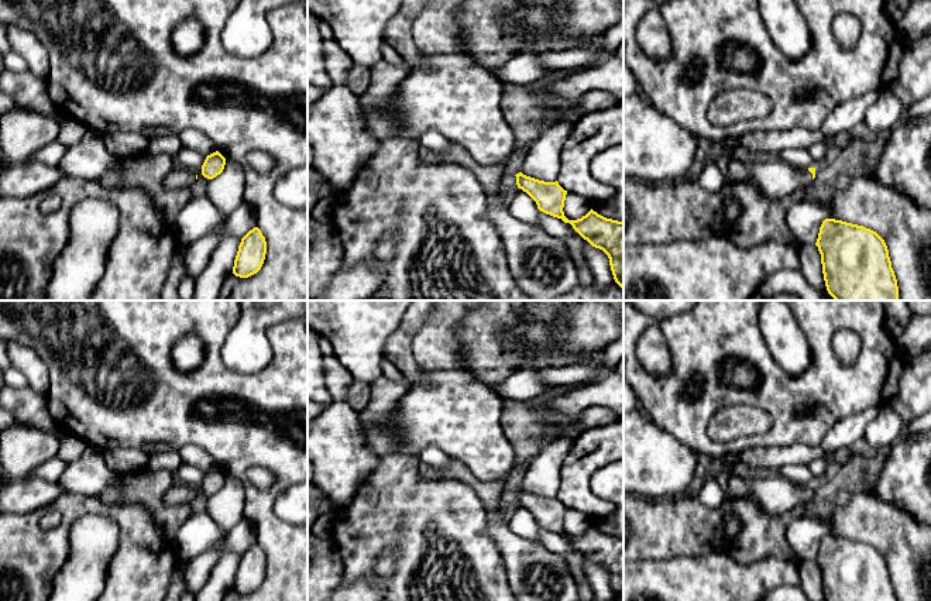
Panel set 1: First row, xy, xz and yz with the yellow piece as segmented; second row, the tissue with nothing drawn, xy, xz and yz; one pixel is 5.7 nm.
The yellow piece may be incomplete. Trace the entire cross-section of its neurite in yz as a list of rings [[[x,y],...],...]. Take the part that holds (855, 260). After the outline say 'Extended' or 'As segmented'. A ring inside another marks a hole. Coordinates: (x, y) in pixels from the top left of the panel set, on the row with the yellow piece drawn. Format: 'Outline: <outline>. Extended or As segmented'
Outline: [[[825,219],[815,245],[828,293],[835,300],[899,300],[899,286],[884,240],[863,226]]]. As segmented

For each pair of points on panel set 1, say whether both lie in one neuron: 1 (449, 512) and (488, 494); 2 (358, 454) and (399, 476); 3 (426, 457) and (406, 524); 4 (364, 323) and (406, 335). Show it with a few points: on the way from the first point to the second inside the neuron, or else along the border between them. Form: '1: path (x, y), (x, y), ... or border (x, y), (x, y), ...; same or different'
1: border (450, 480), (466, 483), (487, 511); different
2: border (378, 457), (378, 463), (364, 490); different
3: border (415, 457), (418, 463); different
4: border (405, 315), (399, 326), (385, 342), (384, 357); different

